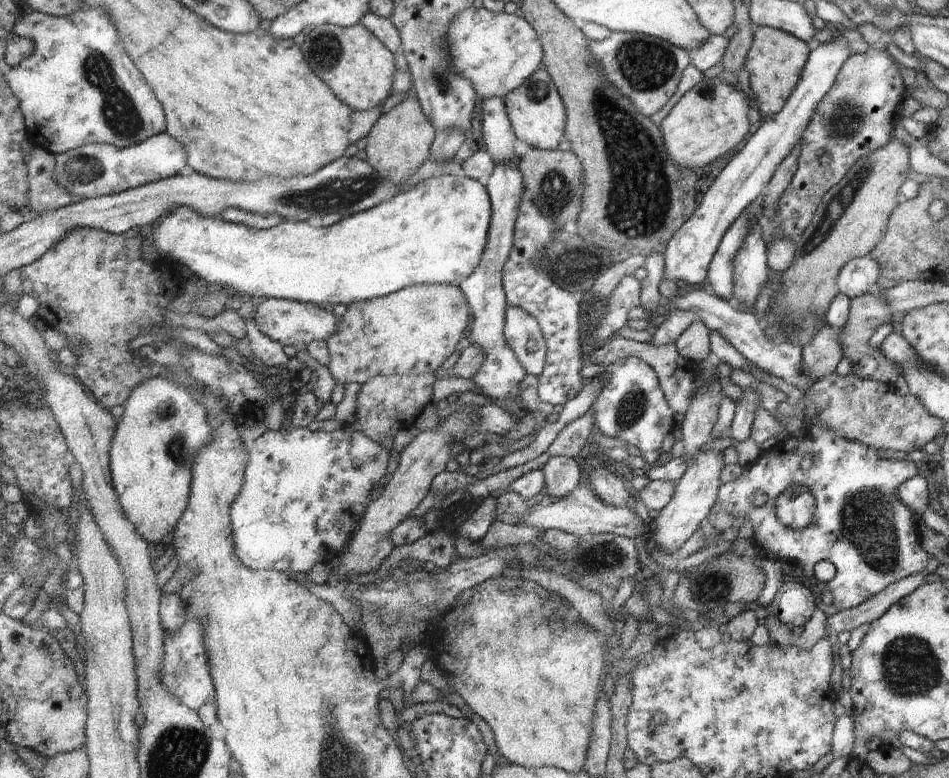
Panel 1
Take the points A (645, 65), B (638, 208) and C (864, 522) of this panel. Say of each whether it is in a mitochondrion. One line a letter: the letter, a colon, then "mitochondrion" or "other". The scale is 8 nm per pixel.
A: mitochondrion
B: mitochondrion
C: mitochondrion

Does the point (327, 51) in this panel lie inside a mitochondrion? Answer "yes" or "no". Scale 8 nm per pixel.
yes

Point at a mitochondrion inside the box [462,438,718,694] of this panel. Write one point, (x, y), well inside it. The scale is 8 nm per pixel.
(607, 557)

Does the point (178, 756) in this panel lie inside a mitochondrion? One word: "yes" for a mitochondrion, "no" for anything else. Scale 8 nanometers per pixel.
yes

